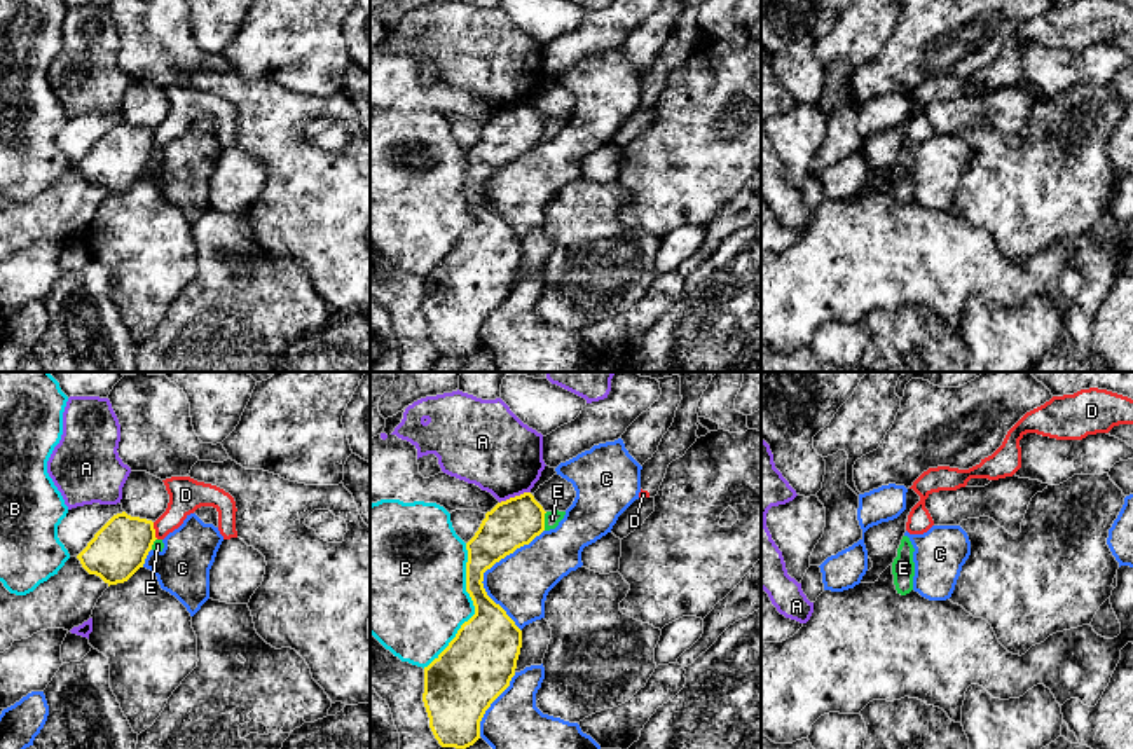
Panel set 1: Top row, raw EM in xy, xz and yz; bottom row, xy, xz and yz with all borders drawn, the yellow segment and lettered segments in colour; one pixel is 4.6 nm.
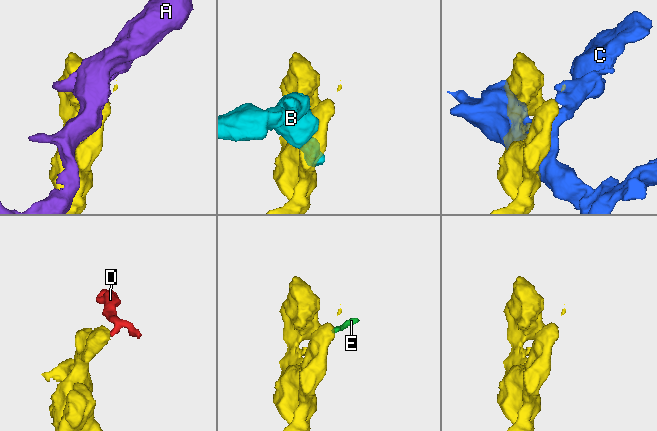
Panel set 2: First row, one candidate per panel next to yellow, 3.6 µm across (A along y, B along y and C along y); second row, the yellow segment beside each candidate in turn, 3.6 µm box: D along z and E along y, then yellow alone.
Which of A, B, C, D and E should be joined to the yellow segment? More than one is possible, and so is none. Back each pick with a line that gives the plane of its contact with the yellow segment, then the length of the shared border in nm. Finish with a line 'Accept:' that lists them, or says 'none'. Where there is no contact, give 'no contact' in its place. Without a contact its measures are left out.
Accept: none

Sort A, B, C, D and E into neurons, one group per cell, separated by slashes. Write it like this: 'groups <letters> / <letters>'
groups A / B / C / D E

